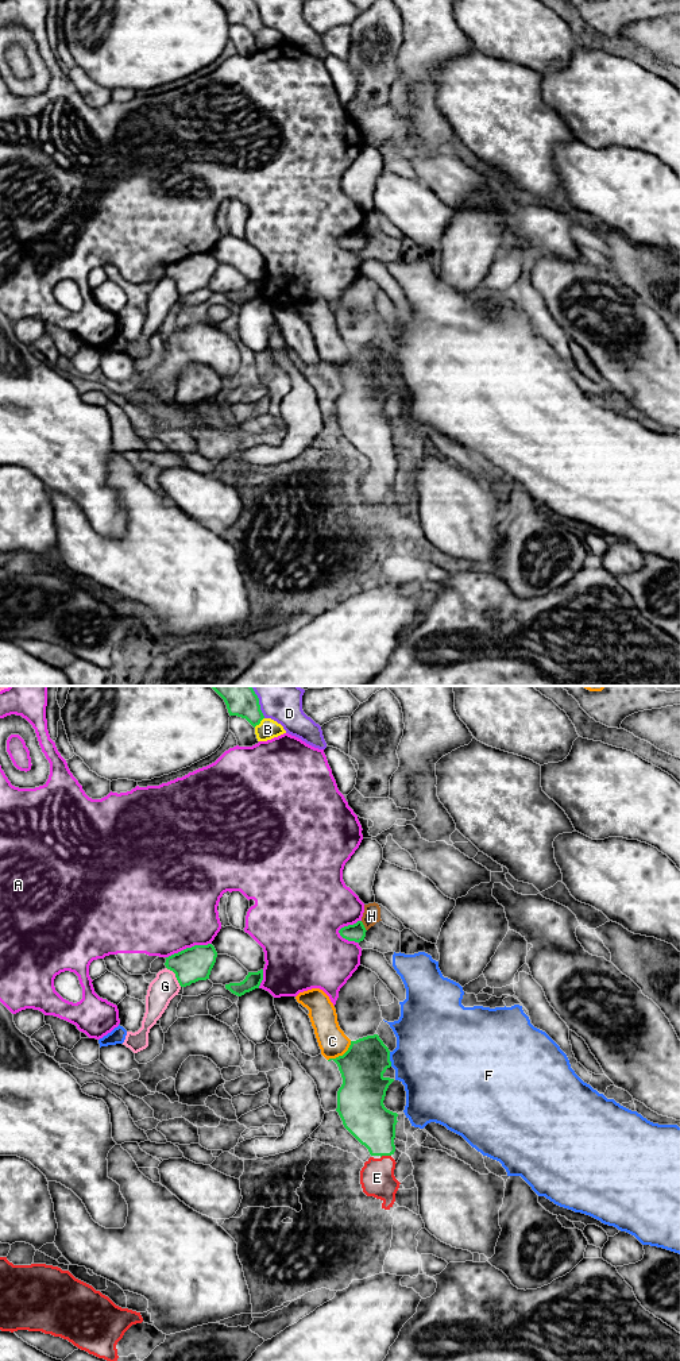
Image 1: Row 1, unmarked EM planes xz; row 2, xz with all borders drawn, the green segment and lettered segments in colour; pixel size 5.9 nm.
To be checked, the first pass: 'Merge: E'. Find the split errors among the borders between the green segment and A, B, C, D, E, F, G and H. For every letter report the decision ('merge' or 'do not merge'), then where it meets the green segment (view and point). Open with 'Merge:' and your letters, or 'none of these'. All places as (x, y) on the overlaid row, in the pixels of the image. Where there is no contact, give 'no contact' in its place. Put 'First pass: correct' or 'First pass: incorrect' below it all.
Merge: E
A: do not merge; contact xz (188, 948)
B: do not merge; contact xz (259, 723)
C: do not merge; contact xz (343, 1055)
D: do not merge; contact xz (258, 702)
E: merge; contact xz (385, 1155)
F: do not merge; contact xz (389, 1059)
G: do not merge; contact xz (176, 976)
H: do not merge; contact xz (363, 926)
First pass: correct

